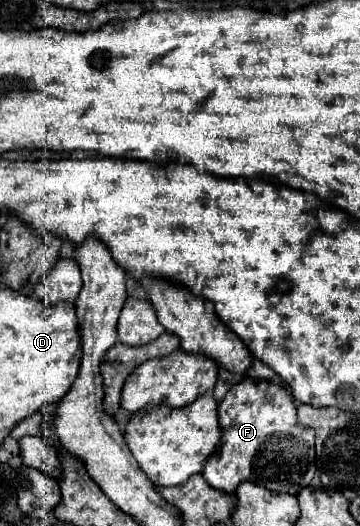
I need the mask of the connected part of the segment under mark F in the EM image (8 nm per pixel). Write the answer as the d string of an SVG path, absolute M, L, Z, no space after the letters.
M244 377L240 383L232 385L232 389L226 393L224 401L218 407L218 417L224 427L220 449L218 449L218 455L210 457L210 461L206 463L206 467L202 471L202 475L214 489L234 493L242 479L250 479L252 483L262 485L270 491L284 491L284 493L296 495L298 489L308 487L312 483L312 479L316 475L314 429L298 423L294 397L288 387L282 387L282 385L266 381L266 379Z

